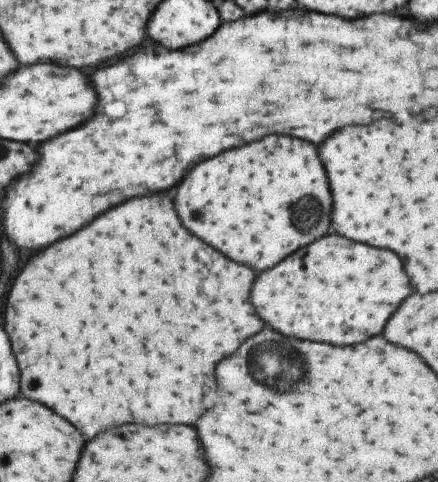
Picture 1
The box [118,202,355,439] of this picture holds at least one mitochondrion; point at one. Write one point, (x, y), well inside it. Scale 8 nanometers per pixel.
(267, 363)

